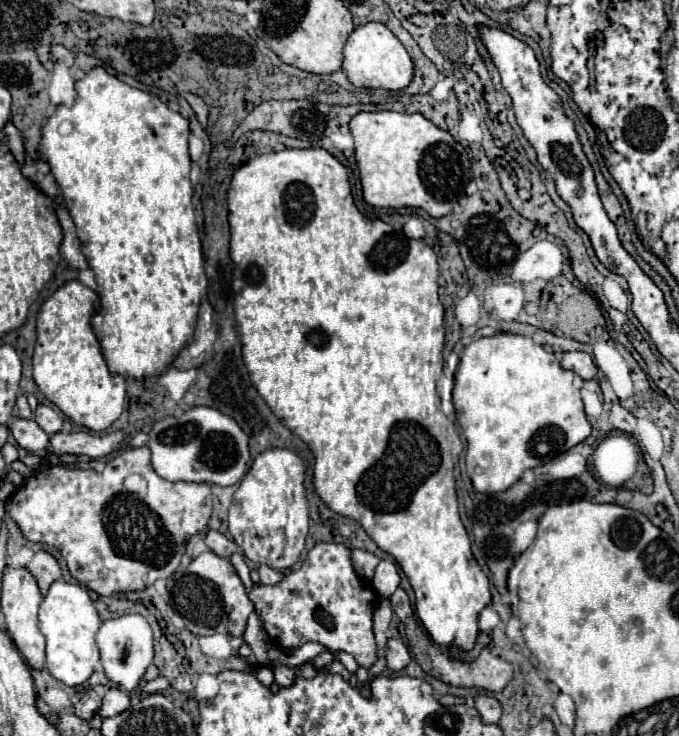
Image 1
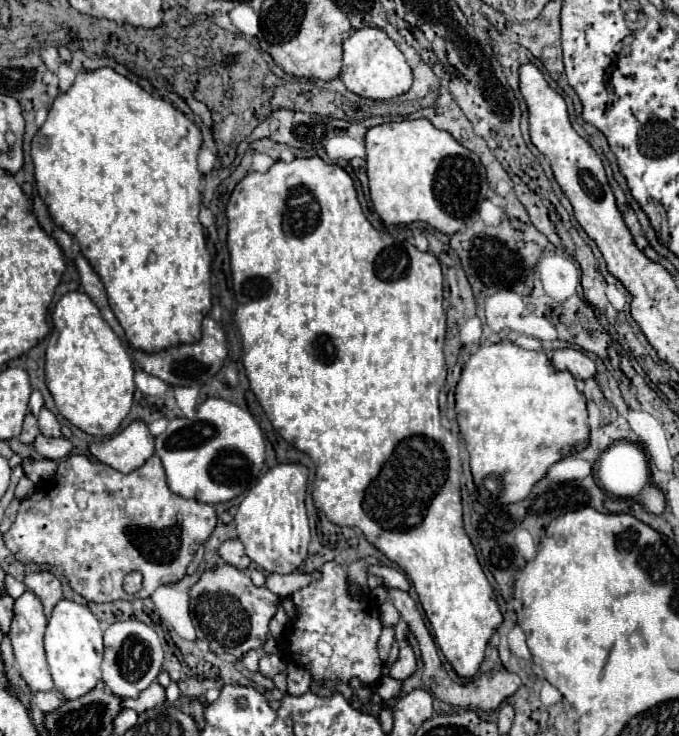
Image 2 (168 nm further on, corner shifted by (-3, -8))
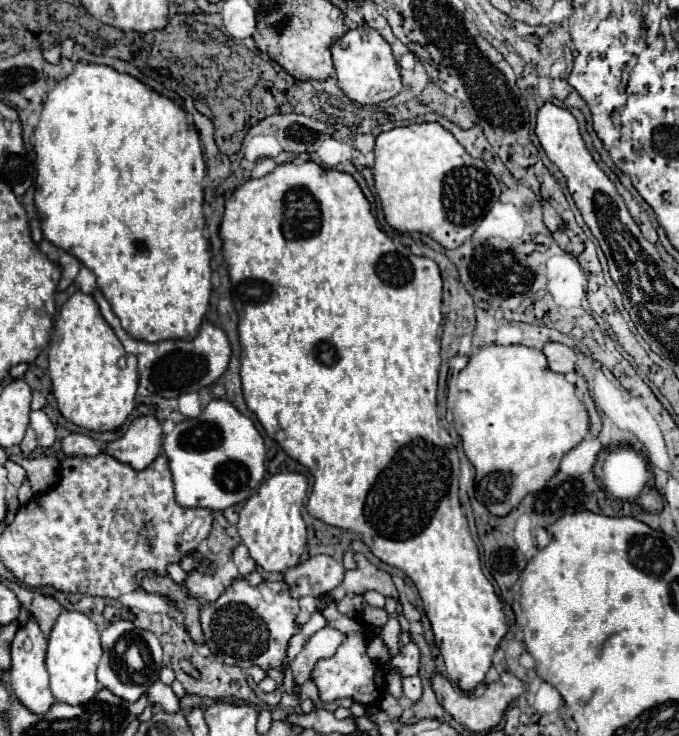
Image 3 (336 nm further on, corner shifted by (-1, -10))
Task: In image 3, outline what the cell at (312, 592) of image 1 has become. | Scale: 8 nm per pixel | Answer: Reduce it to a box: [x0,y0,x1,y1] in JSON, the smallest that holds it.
[311,600,385,704]

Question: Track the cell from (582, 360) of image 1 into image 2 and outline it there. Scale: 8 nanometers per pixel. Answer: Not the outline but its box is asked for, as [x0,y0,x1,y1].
[551,348,595,380]

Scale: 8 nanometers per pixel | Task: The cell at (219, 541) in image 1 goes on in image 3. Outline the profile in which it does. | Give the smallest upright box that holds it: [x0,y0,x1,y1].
[233,544,257,578]

